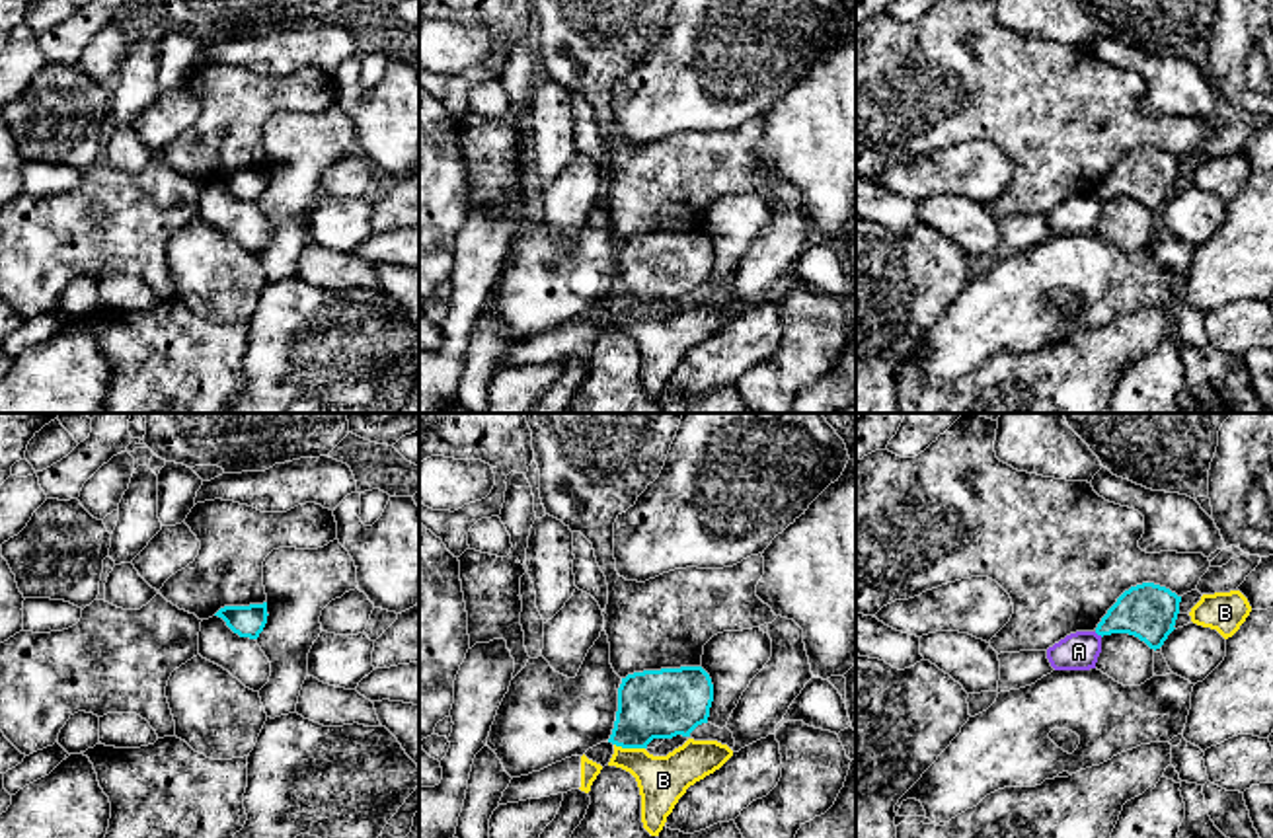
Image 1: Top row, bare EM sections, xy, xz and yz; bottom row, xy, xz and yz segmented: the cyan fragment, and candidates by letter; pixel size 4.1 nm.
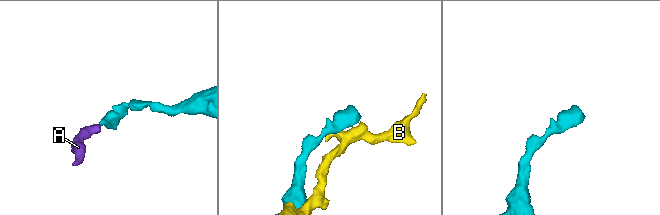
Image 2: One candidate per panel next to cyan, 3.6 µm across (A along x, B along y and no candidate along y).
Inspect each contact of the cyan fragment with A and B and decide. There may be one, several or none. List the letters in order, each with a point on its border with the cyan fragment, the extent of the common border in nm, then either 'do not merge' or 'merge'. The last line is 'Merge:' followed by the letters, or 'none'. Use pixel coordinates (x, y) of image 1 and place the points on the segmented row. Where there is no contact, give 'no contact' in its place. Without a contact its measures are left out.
A: contact yz (1098, 634); length 40 nm; do not merge
B: contact xz (630, 747); length 130 nm; do not merge
Merge: none

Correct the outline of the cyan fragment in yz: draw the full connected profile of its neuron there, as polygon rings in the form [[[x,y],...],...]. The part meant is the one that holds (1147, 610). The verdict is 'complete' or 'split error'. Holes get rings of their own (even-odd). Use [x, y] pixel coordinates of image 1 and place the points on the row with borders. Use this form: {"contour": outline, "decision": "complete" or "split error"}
{"contour": [[[1154,583],[1131,587],[1101,618],[1096,633],[1129,633],[1156,651],[1176,629],[1179,602],[1181,596]]], "decision": "complete"}

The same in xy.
{"contour": [[[267,602],[250,606],[224,606],[214,616],[222,618],[226,626],[240,637],[257,639],[267,624]]], "decision": "complete"}

